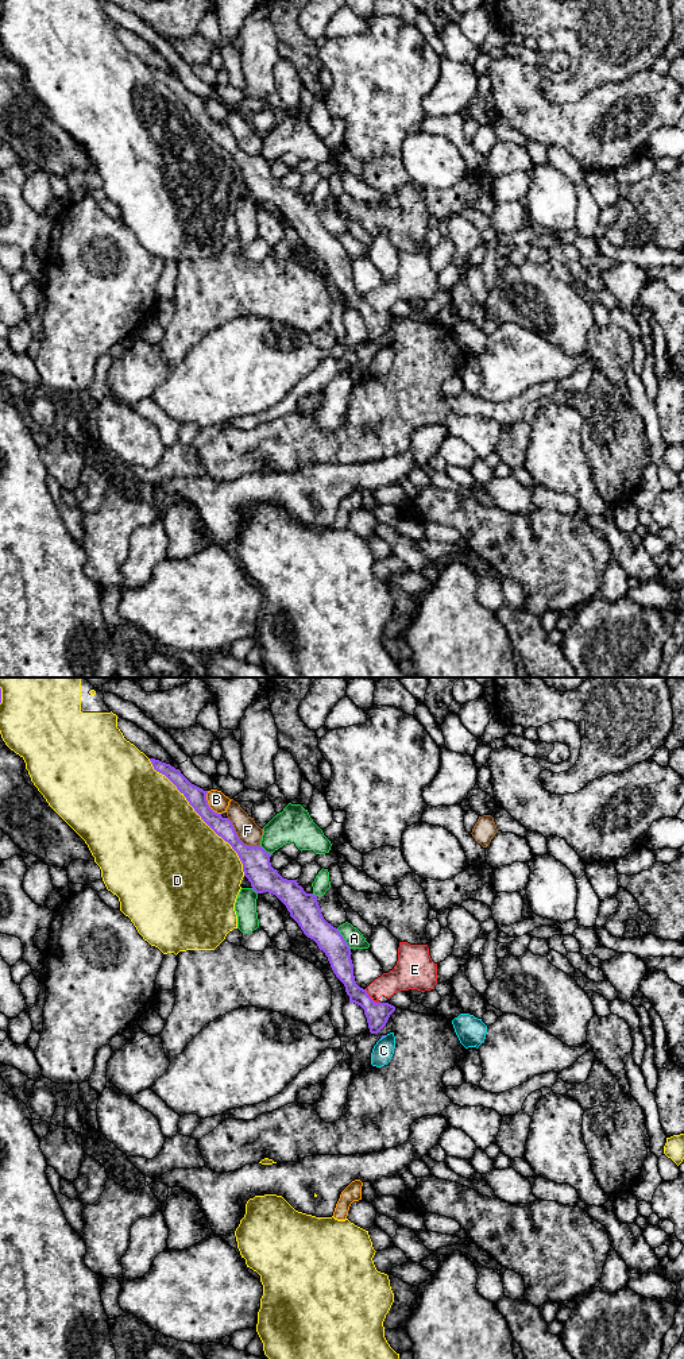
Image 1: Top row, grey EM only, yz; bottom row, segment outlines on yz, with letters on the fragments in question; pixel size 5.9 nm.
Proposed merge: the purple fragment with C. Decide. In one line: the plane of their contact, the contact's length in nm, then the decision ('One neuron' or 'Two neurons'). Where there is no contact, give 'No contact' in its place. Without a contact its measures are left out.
Touches purple in yz. Shared border 50 nm. Two neurons

